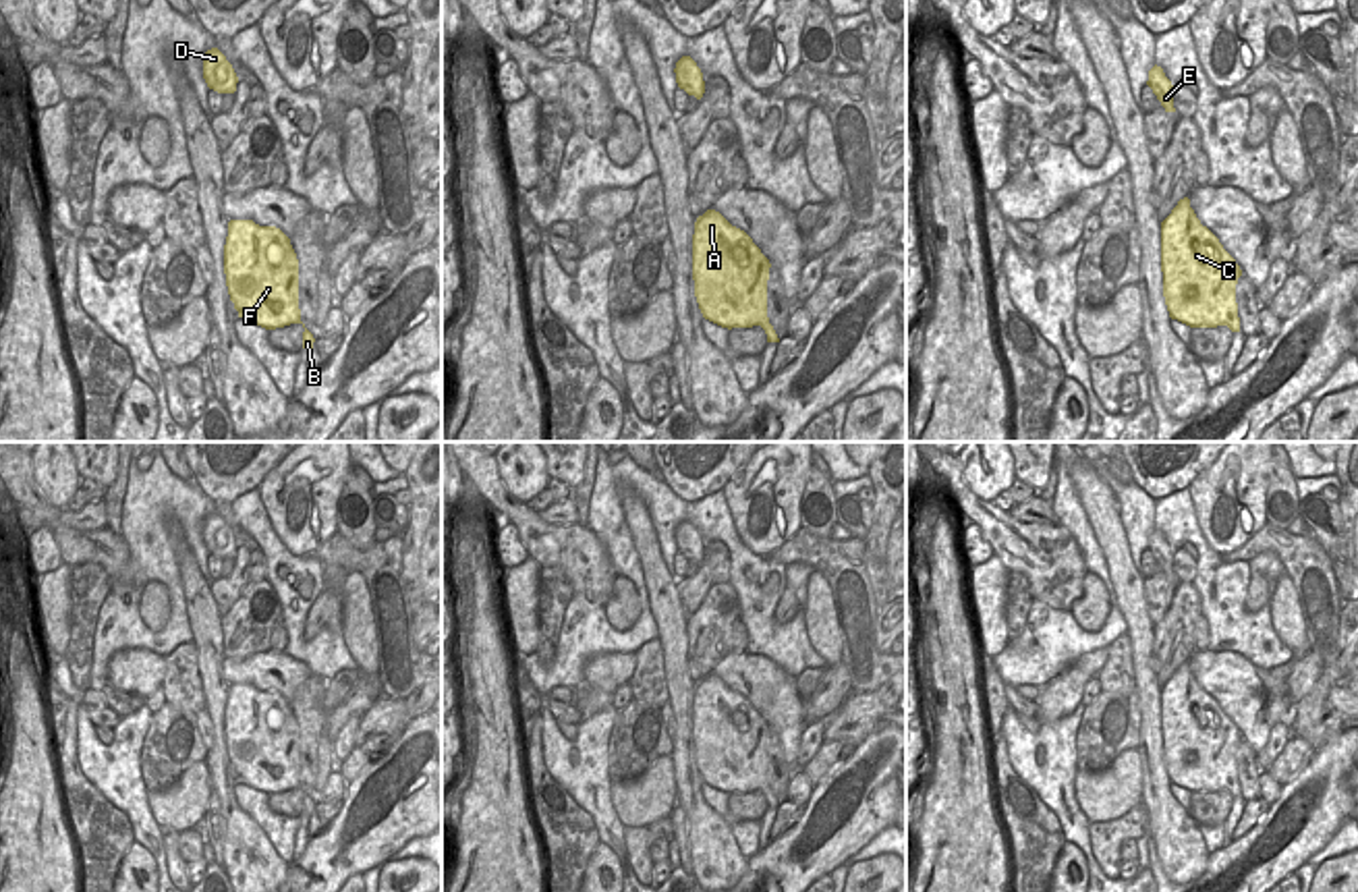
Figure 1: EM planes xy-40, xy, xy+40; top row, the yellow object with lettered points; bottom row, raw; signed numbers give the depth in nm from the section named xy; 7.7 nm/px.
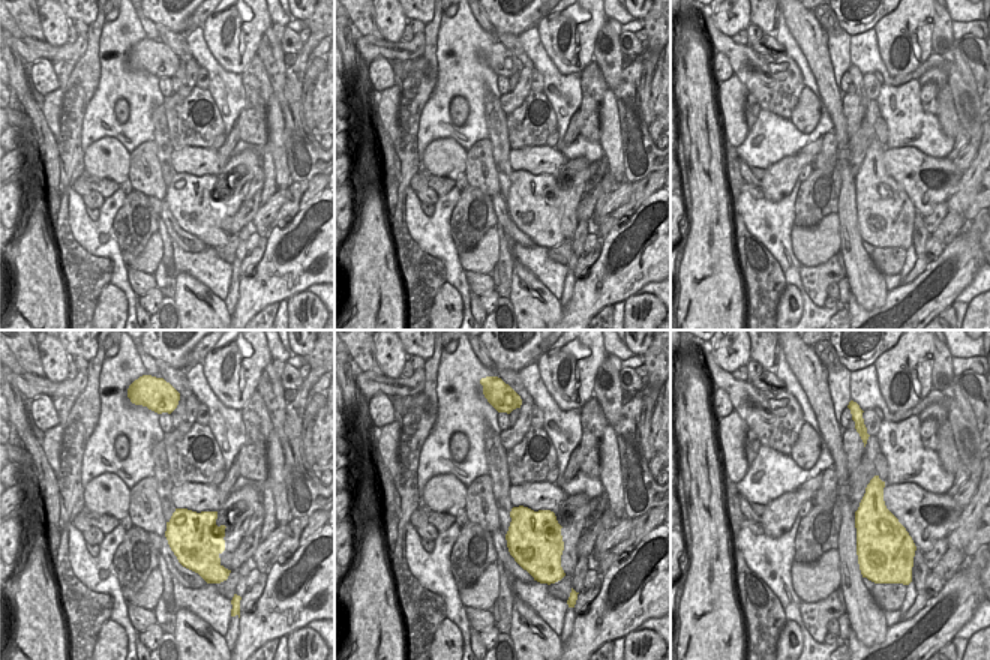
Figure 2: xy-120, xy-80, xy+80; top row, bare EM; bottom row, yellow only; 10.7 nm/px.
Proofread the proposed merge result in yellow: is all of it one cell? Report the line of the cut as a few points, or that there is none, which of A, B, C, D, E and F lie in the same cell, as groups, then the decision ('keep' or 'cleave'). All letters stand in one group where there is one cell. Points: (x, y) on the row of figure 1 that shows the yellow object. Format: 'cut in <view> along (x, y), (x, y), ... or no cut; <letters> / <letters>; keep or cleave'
no cut; A B C D E F; keep

